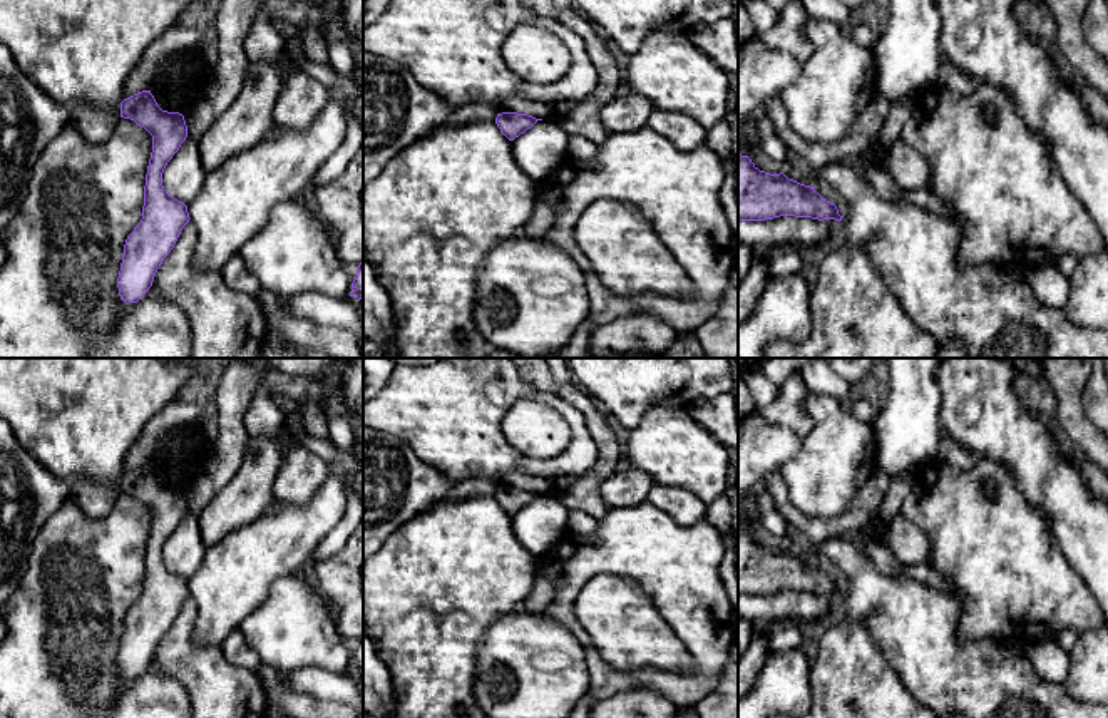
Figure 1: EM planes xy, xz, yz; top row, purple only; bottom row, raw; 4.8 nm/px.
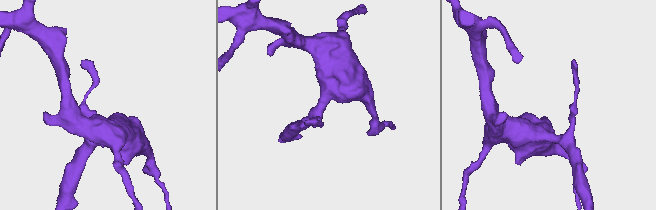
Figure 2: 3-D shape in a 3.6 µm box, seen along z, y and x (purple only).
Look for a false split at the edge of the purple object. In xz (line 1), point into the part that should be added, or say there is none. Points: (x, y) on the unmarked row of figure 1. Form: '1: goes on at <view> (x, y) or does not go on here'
1: does not go on here

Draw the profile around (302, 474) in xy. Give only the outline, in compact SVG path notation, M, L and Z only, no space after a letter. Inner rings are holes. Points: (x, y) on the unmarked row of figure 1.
M295 447L286 452L274 480L274 497L296 505L306 505L331 472L330 465L313 452Z

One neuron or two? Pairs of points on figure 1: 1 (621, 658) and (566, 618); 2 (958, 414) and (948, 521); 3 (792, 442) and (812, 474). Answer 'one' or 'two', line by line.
1: two
2: two
3: two

